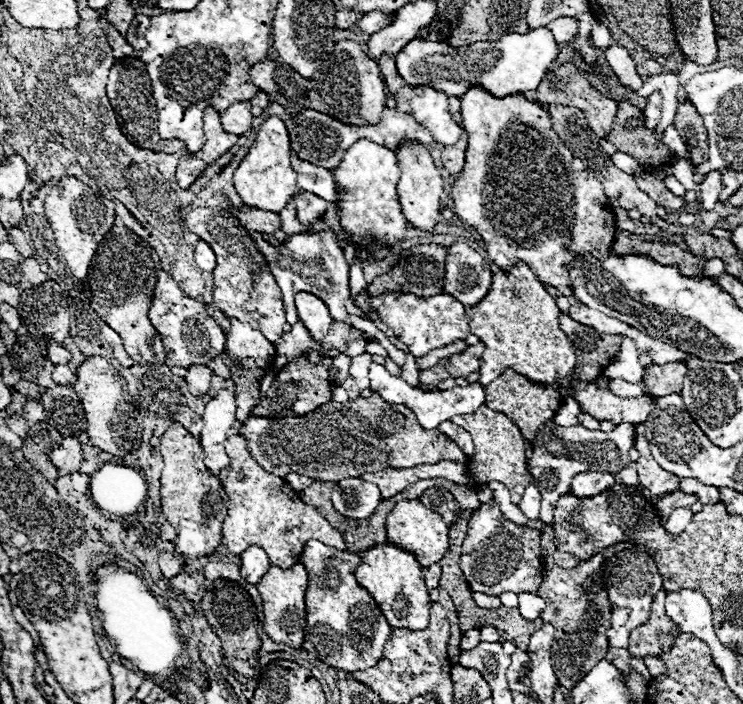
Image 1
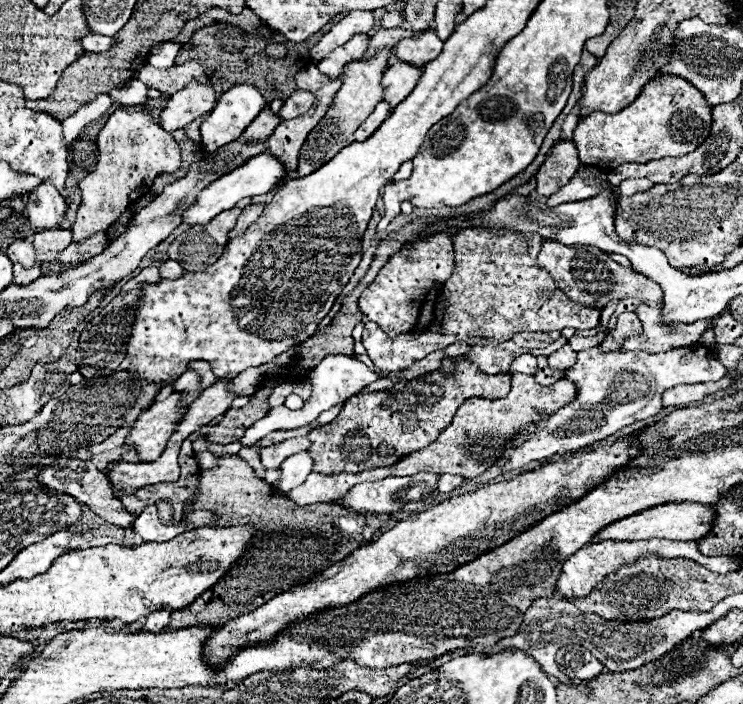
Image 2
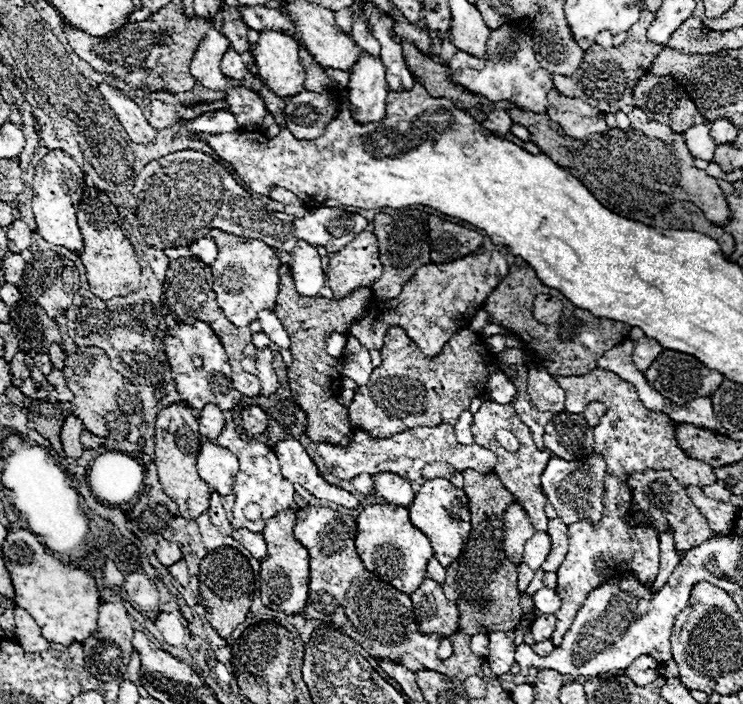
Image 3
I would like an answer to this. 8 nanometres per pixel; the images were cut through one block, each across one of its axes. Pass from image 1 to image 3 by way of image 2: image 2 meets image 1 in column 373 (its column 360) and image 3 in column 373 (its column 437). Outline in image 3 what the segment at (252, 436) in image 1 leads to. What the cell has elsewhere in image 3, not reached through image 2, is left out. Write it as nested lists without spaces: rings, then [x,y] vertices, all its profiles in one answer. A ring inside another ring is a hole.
[[[392,326],[386,330],[380,356],[382,364],[372,372],[368,384],[354,392],[354,400],[348,404],[352,430],[364,430],[372,438],[390,438],[416,426],[454,426],[460,412],[470,408],[472,398],[486,392],[490,374],[500,370],[496,356],[470,328],[456,332],[440,354],[424,356],[402,328]]]

